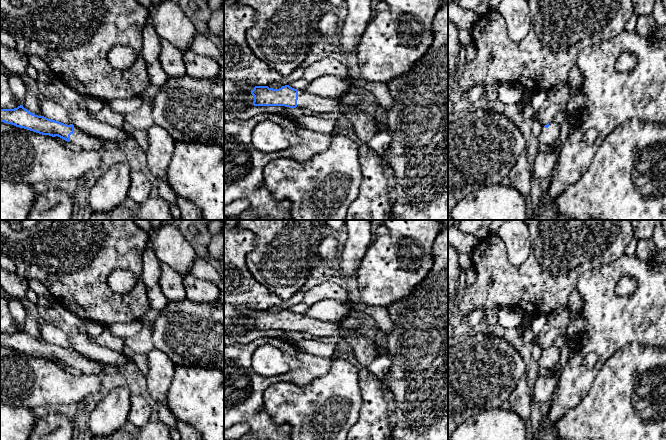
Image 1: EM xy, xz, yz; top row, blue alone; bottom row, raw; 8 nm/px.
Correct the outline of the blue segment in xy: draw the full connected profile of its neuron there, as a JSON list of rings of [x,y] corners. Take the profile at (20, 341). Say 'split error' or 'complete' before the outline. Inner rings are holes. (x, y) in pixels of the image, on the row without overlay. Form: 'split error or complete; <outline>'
split error; [[[23,331],[14,333],[0,333],[0,346],[12,348],[42,359],[52,361],[58,360],[72,368],[81,371],[83,374],[104,374],[102,365],[104,363],[89,358],[72,349],[38,340]]]

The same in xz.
split error; [[[289,309],[279,313],[268,310],[255,310],[251,314],[254,320],[254,330],[285,330],[289,332],[307,332],[317,337],[340,335],[354,350],[357,361],[368,368],[380,351],[375,340],[369,340],[358,330],[344,329],[340,324],[323,321],[304,314],[297,314]]]

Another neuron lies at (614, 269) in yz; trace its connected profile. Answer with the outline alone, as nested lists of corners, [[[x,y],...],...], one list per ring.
[[[624,254],[611,264],[581,274],[575,289],[584,300],[581,312],[586,319],[586,328],[578,343],[579,349],[559,374],[554,400],[546,417],[546,422],[553,426],[579,404],[605,361],[622,346],[638,342],[666,348],[666,264],[656,258],[640,261],[636,255]],[[623,276],[630,276],[637,282],[637,289],[631,296],[616,294],[616,284]],[[589,353],[598,356],[596,365],[590,369],[583,366],[583,359]]]

